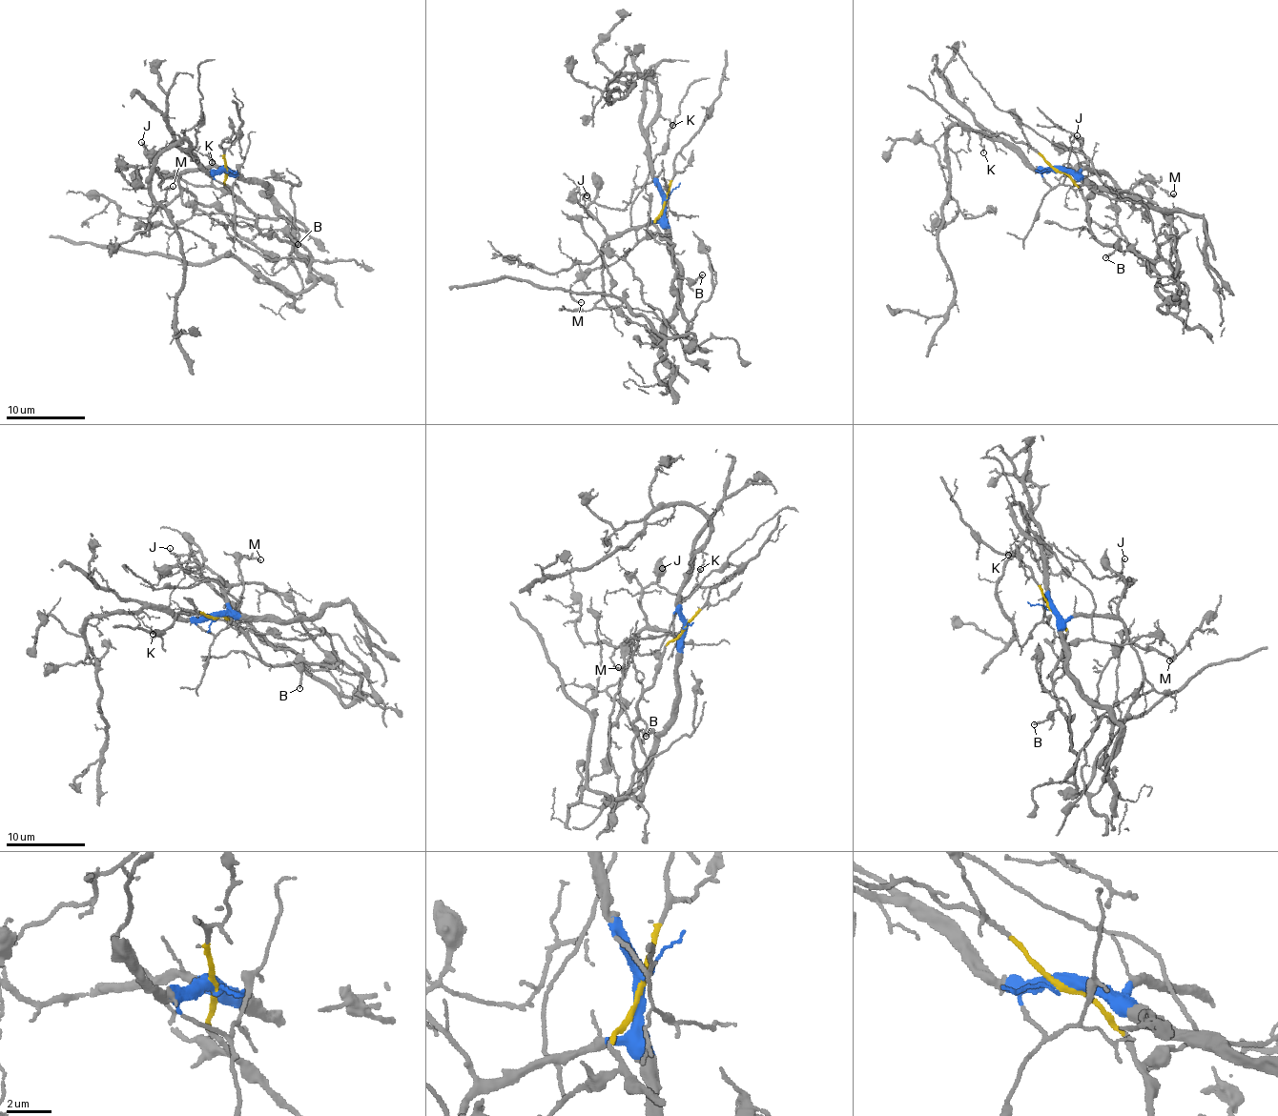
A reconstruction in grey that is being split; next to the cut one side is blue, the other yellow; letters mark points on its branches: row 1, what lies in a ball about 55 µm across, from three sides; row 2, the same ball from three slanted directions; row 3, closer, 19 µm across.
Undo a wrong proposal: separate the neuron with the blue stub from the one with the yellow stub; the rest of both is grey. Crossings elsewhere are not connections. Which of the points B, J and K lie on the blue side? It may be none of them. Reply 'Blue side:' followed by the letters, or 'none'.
Blue side: J, K

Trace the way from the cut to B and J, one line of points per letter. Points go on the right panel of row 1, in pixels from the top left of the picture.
B: (1059, 170), (1078, 189), (1090, 230), (1101, 242), (1116, 242), (1104, 258)
J: (1059, 170), (1080, 172), (1085, 168), (1104, 172), (1093, 172), (1078, 134)

